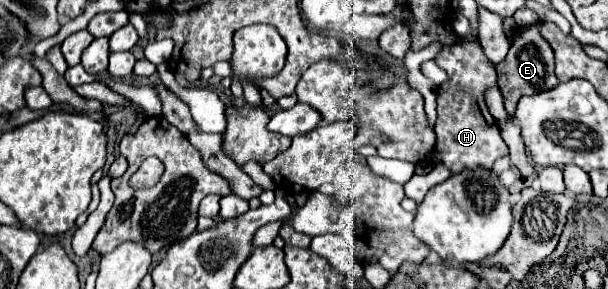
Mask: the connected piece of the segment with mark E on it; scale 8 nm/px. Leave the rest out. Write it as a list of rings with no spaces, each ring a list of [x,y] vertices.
[[[527,25],[527,27],[517,29],[517,37],[515,37],[505,61],[501,61],[497,65],[497,85],[503,93],[505,109],[507,109],[511,119],[515,117],[517,101],[523,95],[535,95],[539,91],[549,91],[559,83],[555,73],[553,73],[553,65],[555,65],[553,63],[553,49],[541,35],[537,35],[537,27]]]

